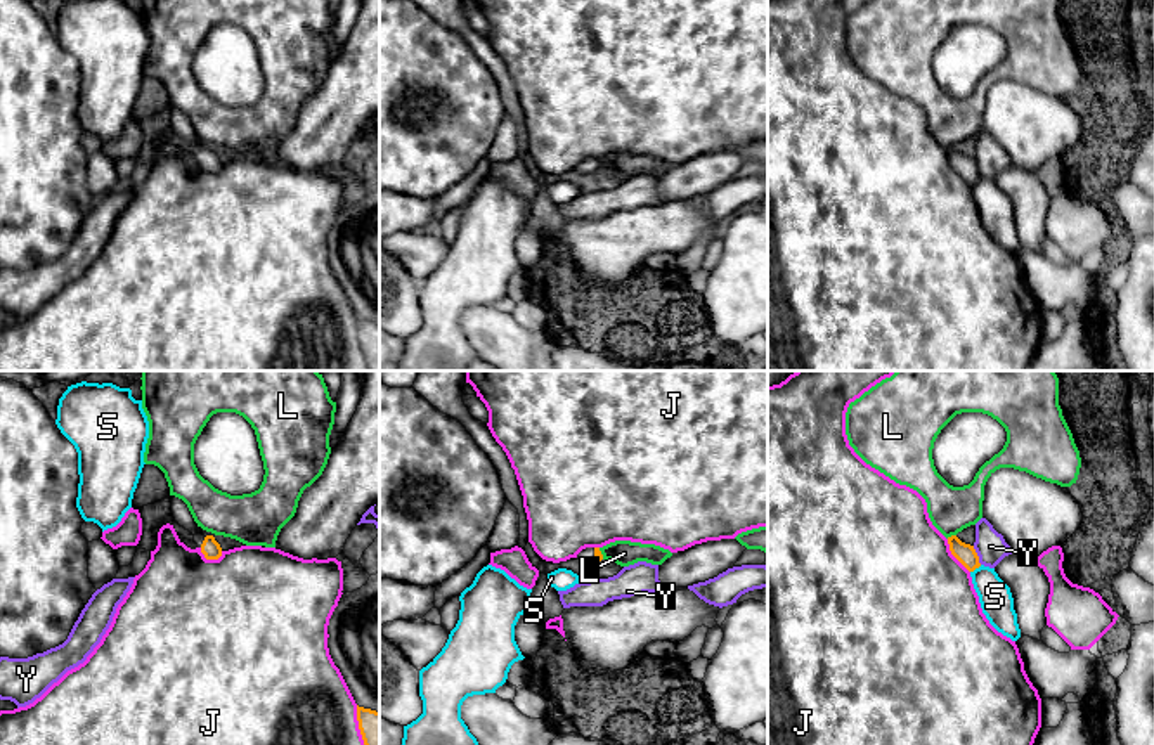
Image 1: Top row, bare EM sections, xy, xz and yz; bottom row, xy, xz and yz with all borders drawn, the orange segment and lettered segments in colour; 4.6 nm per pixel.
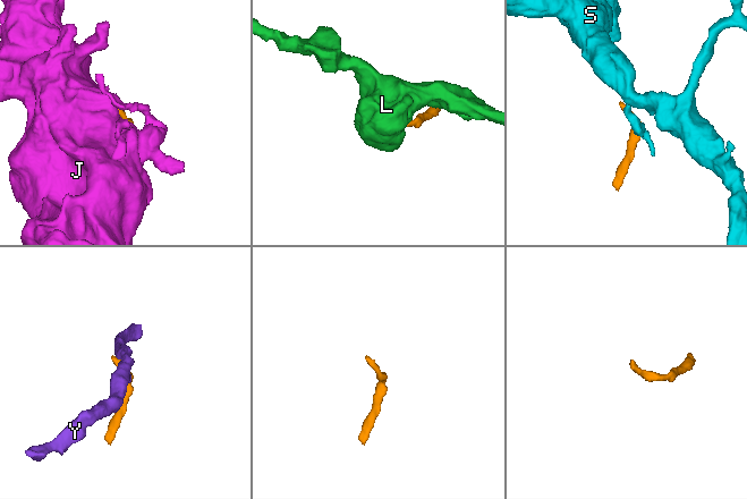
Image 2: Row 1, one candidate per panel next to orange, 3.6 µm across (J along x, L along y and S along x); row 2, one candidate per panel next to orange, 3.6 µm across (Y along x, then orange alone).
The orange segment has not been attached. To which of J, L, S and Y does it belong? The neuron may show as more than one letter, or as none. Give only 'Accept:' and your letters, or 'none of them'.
Accept: none of them

